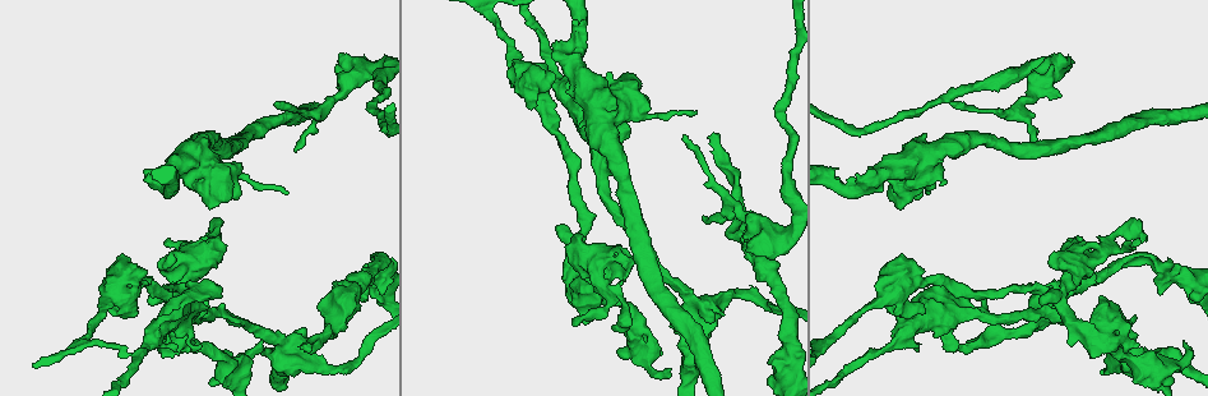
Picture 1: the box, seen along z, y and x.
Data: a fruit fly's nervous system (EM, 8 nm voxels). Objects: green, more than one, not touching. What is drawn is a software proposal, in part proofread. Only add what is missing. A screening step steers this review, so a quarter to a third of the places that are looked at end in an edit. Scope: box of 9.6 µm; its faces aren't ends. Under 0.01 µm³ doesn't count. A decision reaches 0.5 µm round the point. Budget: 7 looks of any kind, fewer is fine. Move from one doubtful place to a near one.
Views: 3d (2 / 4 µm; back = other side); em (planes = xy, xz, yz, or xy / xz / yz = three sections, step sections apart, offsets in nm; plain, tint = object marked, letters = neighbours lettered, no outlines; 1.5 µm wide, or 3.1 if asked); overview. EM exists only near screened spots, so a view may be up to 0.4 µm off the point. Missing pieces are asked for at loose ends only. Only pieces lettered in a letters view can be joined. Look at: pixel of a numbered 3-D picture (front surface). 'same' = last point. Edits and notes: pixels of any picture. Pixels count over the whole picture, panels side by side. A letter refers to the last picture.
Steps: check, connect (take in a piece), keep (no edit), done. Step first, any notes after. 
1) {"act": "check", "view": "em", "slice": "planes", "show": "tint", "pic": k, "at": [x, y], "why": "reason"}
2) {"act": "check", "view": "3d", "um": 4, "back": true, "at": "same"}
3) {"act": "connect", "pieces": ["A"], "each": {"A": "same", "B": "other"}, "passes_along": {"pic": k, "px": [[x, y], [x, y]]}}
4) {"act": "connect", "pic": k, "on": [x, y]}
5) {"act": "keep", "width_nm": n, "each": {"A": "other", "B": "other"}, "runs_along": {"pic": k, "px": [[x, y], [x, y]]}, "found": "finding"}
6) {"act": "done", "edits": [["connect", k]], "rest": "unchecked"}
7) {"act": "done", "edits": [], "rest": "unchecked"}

{"act": "check", "view": "em", "slice": "planes", "show": "plain", "pic": 1, "at": [300, 346], "why": "free end"}

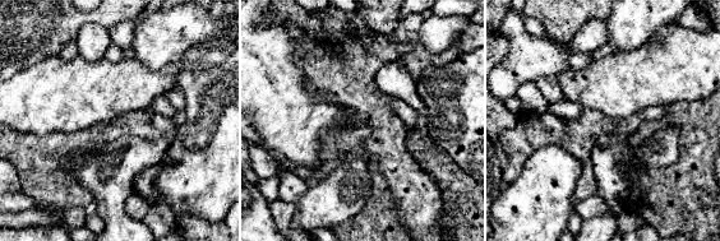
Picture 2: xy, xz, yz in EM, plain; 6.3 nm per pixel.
{"act": "check", "view": "em", "slice": "planes", "show": "letters", "at": "same"}

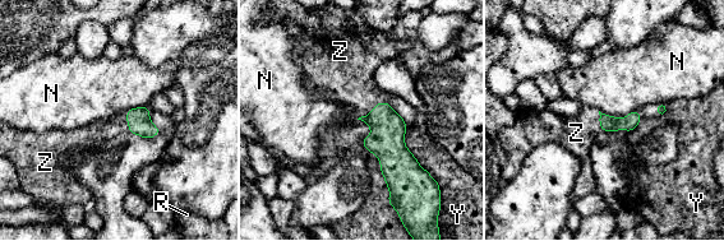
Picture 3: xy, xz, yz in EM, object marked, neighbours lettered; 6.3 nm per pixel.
{"act": "connect", "pieces": ["Z"], "longest_contact_nm": ["N", 240], "each": {"N": "other", "R": "other", "Y": "other", "Z": "same"}, "passes_along": {"pic": 3, "px": [[387, 128], [372, 111], [349, 80]]}, "found": "the neuron continues"}

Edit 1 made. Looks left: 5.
{"act": "check", "view": "overview", "why": "redraw"}

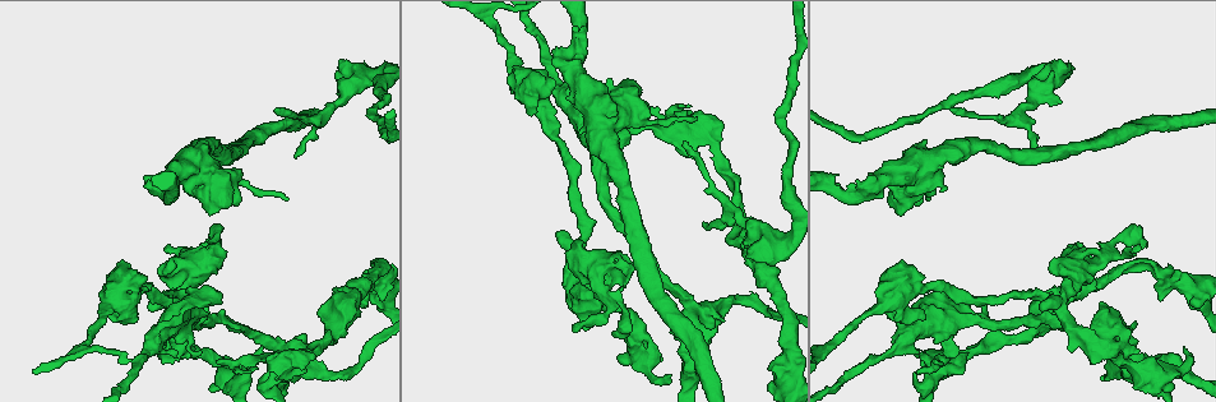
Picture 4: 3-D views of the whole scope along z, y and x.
{"act": "check", "view": "em", "slice": "planes", "show": "letters", "pic": 4, "at": [936, 362], "why": "branch stops here"}

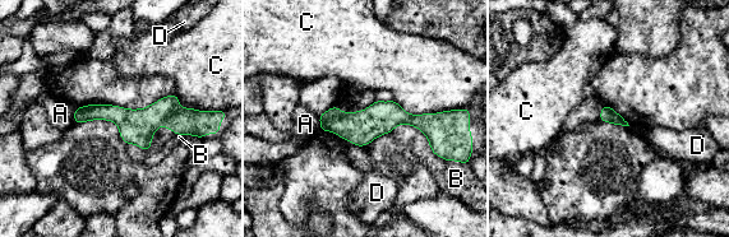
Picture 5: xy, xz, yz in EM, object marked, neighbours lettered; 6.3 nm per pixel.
{"act": "keep", "width_nm": 220, "each": {"A": "other", "B": "other", "C": "other", "D": "other"}, "runs_along": {"pic": 5, "px": [[77, 114], [175, 117], [197, 125]]}, "found": "none of them fits"}

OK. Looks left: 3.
{"act": "check", "view": "3d", "um": 4, "pic": 4, "at": [273, 110], "why": "free end"}

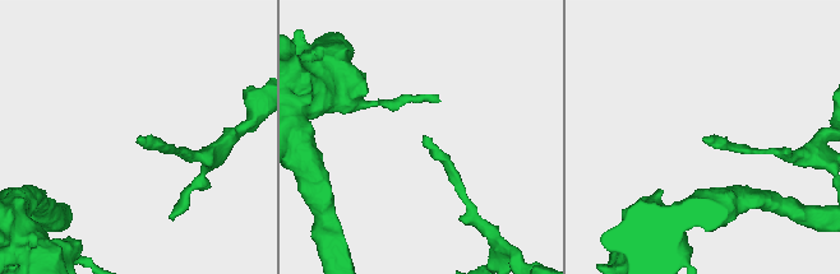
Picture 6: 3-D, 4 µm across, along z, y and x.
{"act": "check", "view": "em", "slice": "planes", "show": "tint", "pic": 6, "at": [423, 135], "why": "now the EM"}

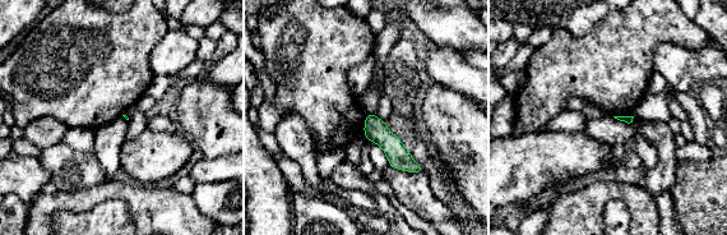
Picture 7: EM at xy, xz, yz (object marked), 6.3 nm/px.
{"act": "check", "view": "em", "slice": "planes", "show": "letters", "at": "same"}

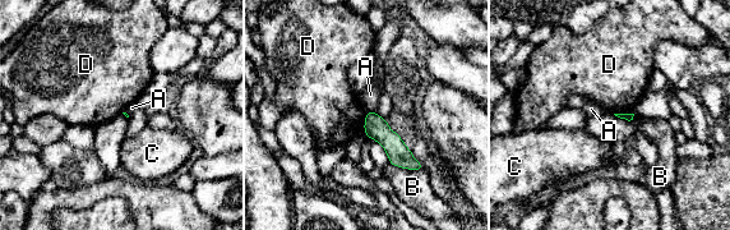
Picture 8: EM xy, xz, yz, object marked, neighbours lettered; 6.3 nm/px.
{"act": "keep", "each": {"A": "other", "B": "other", "C": "other", "D": "other"}, "runs_along": {"pic": 8, "px": [[370, 115], [374, 125], [417, 166]]}, "found": "none of them fits"}

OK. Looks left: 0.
{"act": "done", "edits": [["connect", 3]], "rest": "unchecked"}

